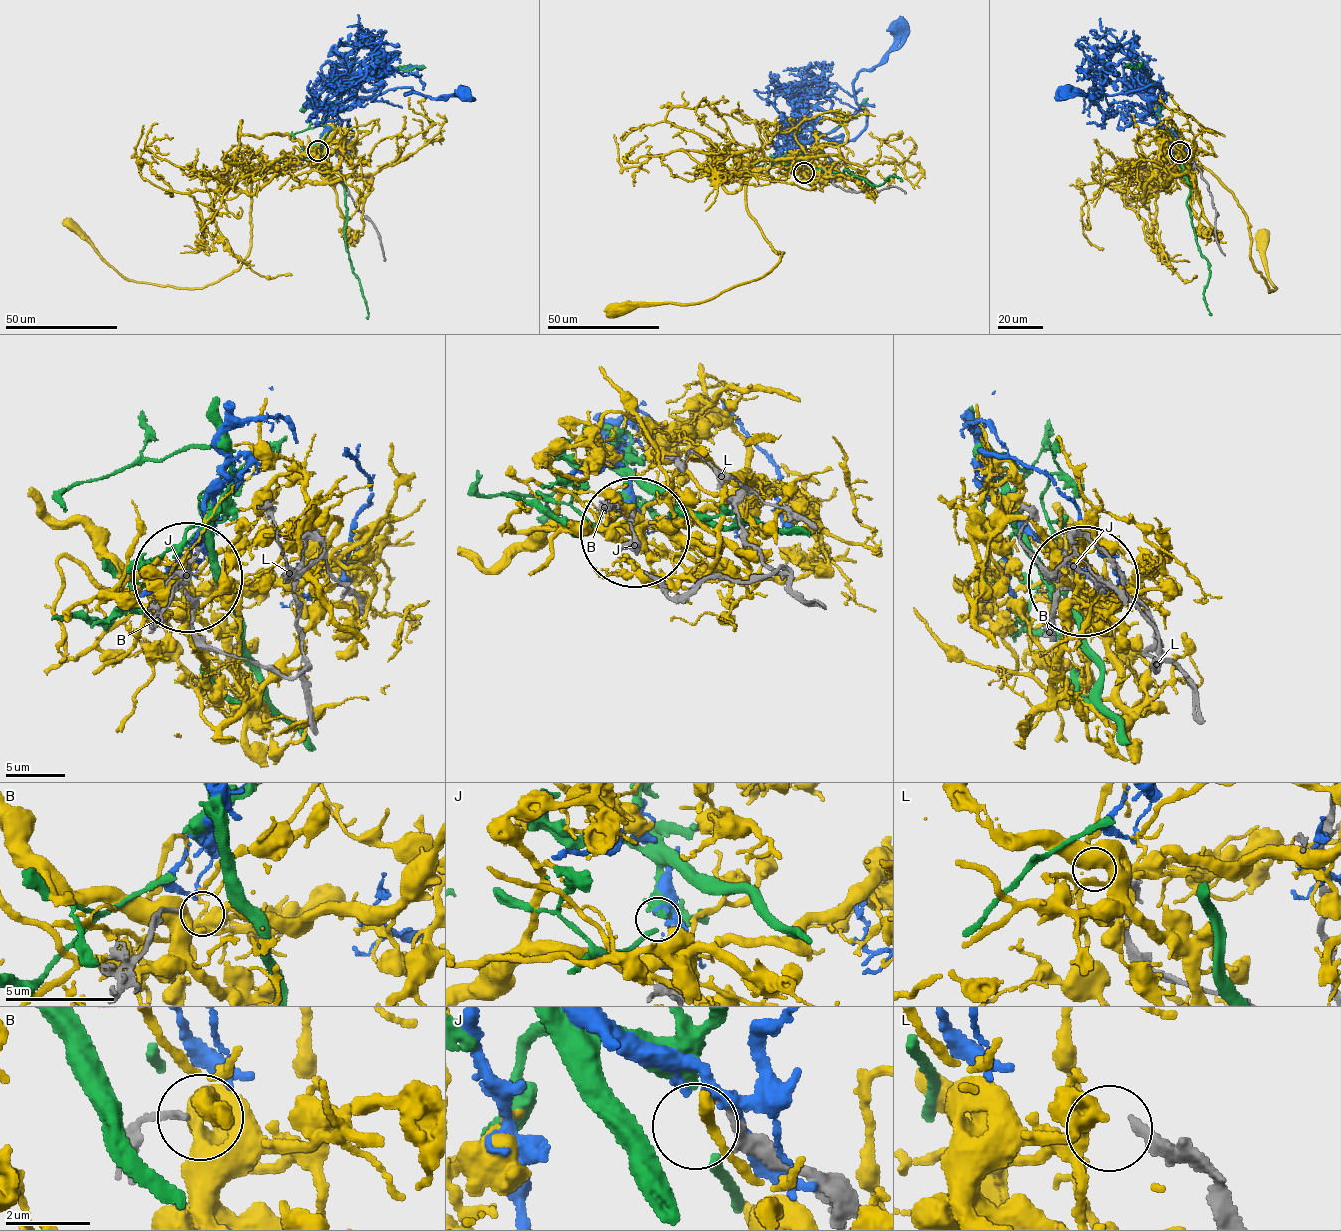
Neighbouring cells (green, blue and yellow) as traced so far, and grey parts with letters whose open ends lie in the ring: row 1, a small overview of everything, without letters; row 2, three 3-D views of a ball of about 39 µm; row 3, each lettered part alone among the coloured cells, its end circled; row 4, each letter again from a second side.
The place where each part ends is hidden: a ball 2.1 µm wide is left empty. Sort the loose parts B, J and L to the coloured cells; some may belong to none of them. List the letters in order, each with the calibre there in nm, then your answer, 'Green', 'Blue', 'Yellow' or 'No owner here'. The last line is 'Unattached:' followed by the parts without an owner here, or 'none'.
B: Thickness 130 nm. No owner here
J: Thickness 320 nm. Green
L: Thickness 300 nm. No owner here
Unattached: B, L

